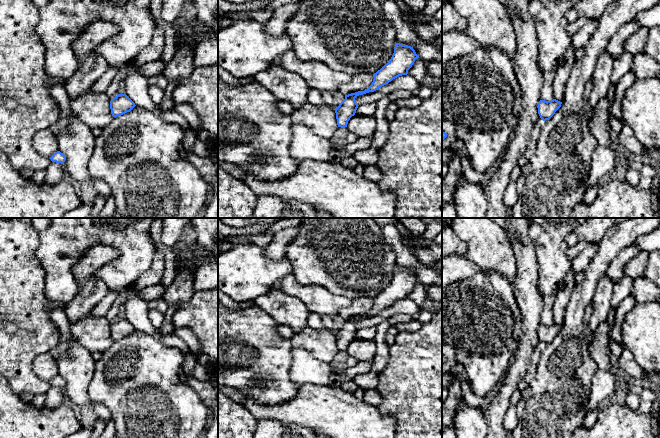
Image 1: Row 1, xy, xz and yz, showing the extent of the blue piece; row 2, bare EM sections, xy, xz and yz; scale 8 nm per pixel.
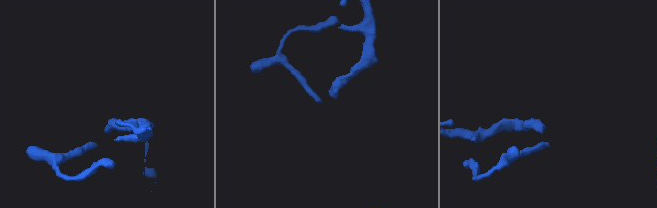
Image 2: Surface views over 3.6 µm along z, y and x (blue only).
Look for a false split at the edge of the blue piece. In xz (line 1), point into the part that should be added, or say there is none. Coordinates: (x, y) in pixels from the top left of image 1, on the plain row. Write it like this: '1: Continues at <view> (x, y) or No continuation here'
1: No continuation here

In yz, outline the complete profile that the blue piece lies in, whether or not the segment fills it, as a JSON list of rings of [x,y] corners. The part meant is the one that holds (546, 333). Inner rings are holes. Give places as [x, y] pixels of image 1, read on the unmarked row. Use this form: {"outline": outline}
{"outline": [[[553,323],[551,325],[540,324],[538,327],[538,338],[543,345],[549,344],[561,331],[562,326]]]}

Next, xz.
{"outline": [[[396,267],[390,285],[373,298],[374,303],[372,308],[364,315],[345,319],[345,323],[335,333],[338,351],[347,351],[348,345],[355,339],[359,330],[355,326],[357,320],[374,316],[393,303],[402,299],[407,299],[408,294],[418,282],[419,280],[416,278],[413,271]]]}

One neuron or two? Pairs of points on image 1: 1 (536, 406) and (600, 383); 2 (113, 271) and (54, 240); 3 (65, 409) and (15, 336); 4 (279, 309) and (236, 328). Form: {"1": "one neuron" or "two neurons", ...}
{"1": "two neurons", "2": "one neuron", "3": "two neurons", "4": "two neurons"}

